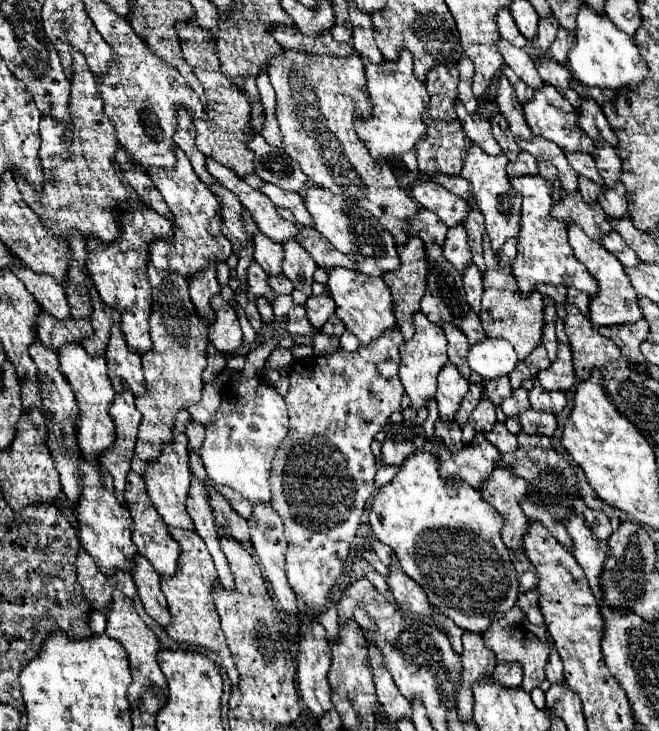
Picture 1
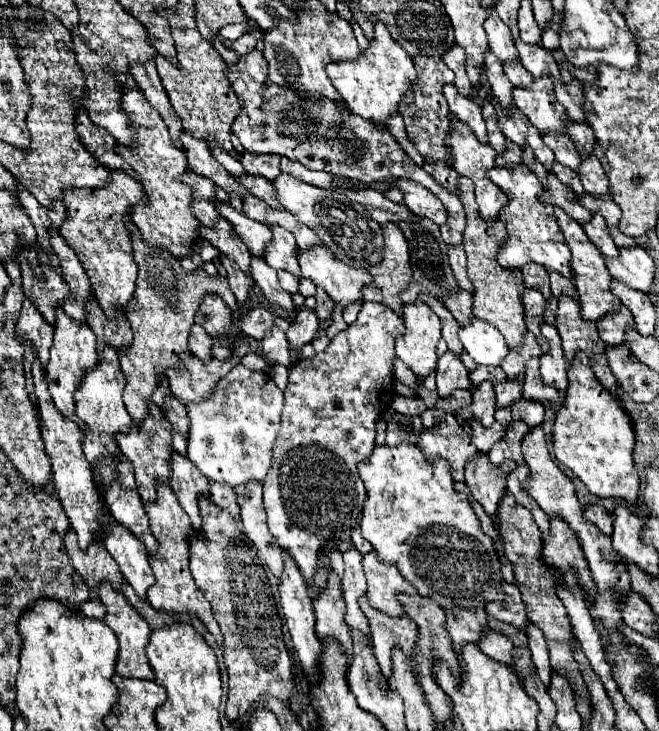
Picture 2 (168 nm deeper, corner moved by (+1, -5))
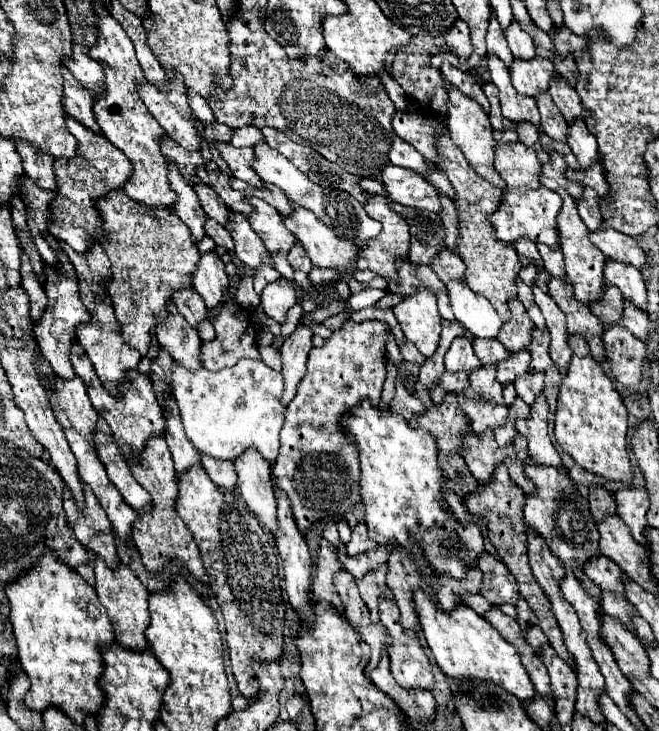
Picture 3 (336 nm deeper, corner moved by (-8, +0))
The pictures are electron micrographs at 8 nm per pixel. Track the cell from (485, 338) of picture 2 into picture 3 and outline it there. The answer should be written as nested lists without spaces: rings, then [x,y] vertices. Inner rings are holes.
[[[450,281],[446,285],[452,313],[470,333],[482,339],[494,339],[502,327],[502,319],[490,301],[474,293],[464,281]]]

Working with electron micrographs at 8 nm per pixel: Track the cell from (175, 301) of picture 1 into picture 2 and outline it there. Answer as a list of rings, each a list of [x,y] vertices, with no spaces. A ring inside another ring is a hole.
[[[129,224],[129,228],[133,230],[133,254],[139,266],[139,278],[135,288],[135,300],[129,304],[127,312],[133,330],[133,344],[129,346],[129,350],[121,350],[119,362],[127,380],[123,394],[127,412],[131,414],[133,422],[141,426],[141,422],[149,416],[149,402],[161,378],[165,378],[165,372],[169,368],[179,368],[181,354],[189,352],[187,340],[203,296],[221,294],[221,298],[233,312],[239,312],[239,304],[229,290],[227,278],[213,278],[205,270],[201,270],[201,274],[185,274],[181,264],[171,254],[145,246],[145,242],[141,242],[141,234],[137,234],[137,228],[133,224]]]

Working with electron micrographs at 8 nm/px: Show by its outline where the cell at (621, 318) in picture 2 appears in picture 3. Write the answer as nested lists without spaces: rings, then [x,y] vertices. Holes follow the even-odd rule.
[[[604,283],[604,293],[602,293],[602,299],[600,301],[594,301],[590,303],[590,311],[602,319],[604,325],[614,325],[622,319],[622,309],[624,309],[624,297],[620,293],[618,287],[610,285],[610,283]]]

